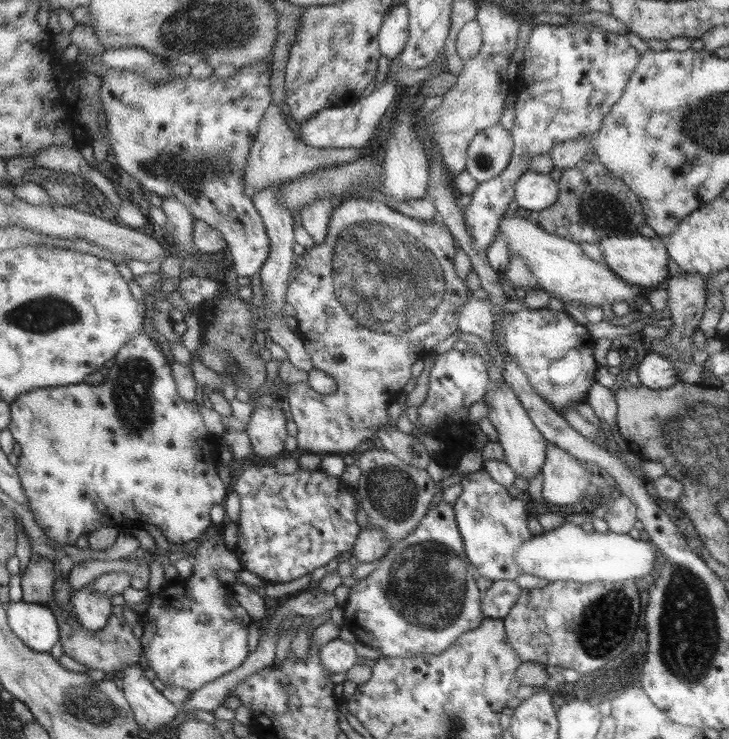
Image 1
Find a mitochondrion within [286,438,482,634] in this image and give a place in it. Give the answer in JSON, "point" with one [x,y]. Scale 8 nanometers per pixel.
{"point":[392,493]}

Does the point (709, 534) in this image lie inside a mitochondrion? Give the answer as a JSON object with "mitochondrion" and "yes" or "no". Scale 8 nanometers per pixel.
{"mitochondrion":"no"}

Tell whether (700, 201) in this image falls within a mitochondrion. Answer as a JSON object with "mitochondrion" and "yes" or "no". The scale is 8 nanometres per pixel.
{"mitochondrion":"no"}

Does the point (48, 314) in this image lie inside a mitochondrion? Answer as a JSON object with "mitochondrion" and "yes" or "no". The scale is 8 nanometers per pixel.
{"mitochondrion":"yes"}

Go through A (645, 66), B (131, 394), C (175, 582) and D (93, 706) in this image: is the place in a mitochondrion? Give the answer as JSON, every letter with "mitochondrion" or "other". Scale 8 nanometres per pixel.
{"A":"other","B":"mitochondrion","C":"other","D":"mitochondrion"}

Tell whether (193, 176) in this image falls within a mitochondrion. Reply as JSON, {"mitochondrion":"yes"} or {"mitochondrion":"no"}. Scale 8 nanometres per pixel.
{"mitochondrion":"yes"}

